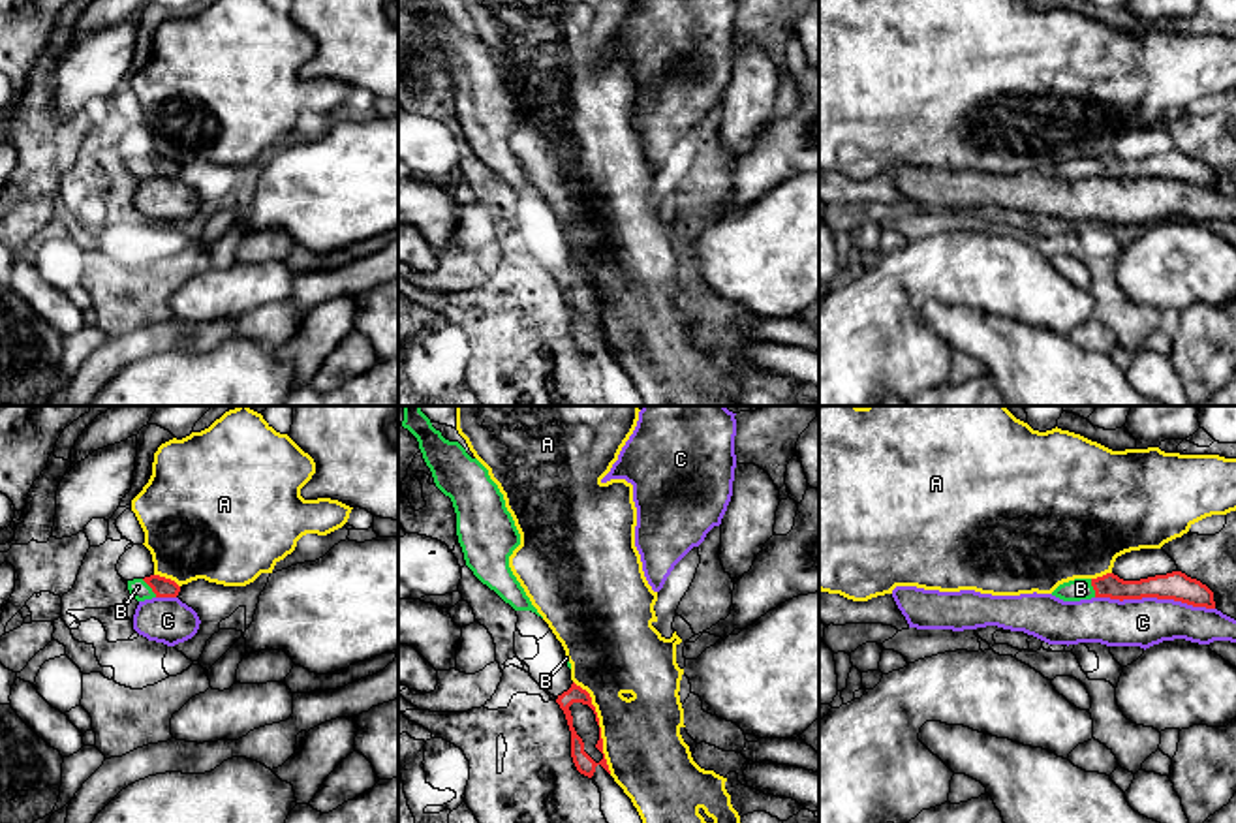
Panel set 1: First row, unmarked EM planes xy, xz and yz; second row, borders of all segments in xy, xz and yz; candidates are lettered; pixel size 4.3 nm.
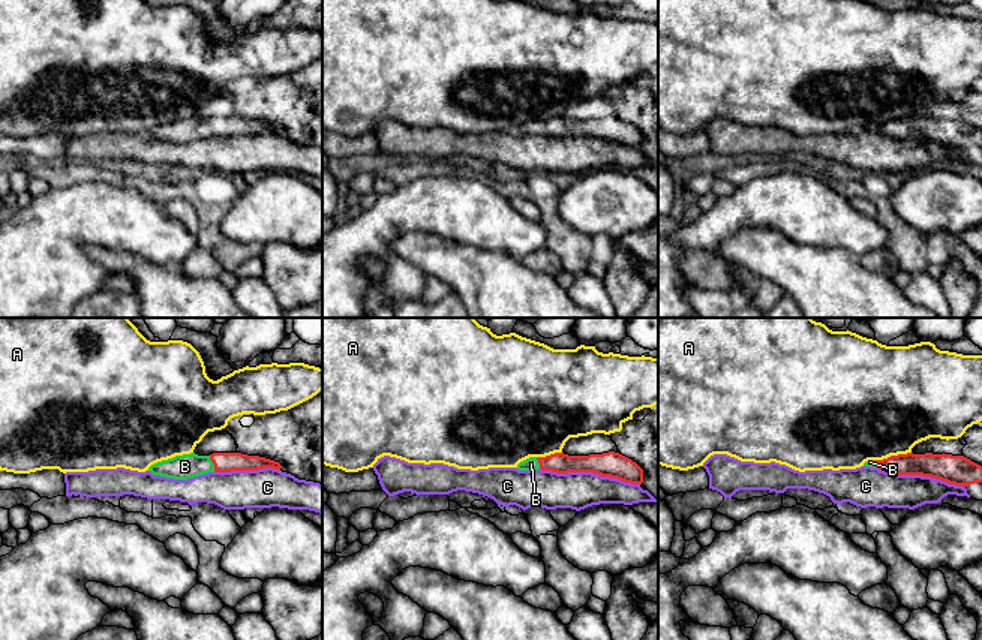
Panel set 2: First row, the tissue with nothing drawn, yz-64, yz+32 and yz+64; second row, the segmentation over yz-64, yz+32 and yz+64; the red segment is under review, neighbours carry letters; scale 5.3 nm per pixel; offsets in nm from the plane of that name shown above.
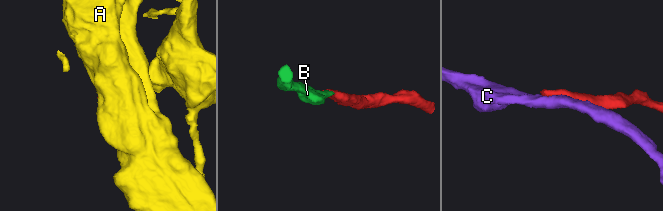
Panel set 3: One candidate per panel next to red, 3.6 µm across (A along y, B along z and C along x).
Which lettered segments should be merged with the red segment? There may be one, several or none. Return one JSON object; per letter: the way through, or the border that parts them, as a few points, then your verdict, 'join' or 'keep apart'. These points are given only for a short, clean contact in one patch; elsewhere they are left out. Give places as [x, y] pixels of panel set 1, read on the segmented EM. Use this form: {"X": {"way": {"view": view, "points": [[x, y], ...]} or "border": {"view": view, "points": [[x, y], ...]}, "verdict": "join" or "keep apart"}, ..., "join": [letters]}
{"A": {"verdict": "keep apart"}, "B": {"way": {"view": "xy", "points": [[162, 587], [151, 587], [138, 587]]}, "verdict": "join"}, "C": {"verdict": "keep apart"}, "join": ["B"]}

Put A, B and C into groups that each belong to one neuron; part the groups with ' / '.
A / B / C

